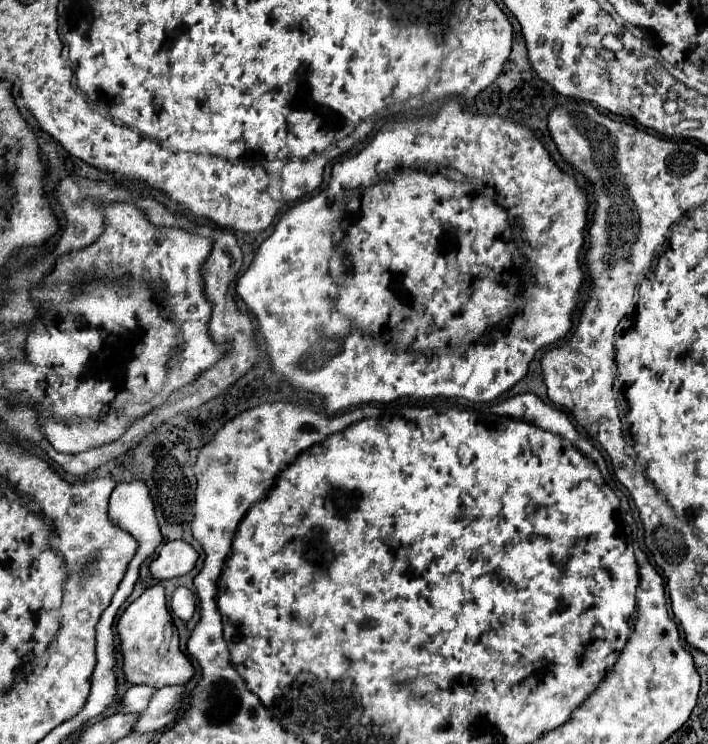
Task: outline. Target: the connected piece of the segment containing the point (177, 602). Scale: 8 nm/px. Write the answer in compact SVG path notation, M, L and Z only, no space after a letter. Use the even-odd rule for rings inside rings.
M177 587L173 597L171 597L171 611L177 615L181 621L189 621L195 613L195 595L187 587Z

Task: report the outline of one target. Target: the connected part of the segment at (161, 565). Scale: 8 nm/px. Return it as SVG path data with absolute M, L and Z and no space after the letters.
M169 541L161 547L159 557L149 565L149 571L155 579L171 579L189 573L197 563L197 551L187 541Z

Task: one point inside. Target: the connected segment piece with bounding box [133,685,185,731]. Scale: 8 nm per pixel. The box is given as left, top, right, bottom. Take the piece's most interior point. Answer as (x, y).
(164, 707)

